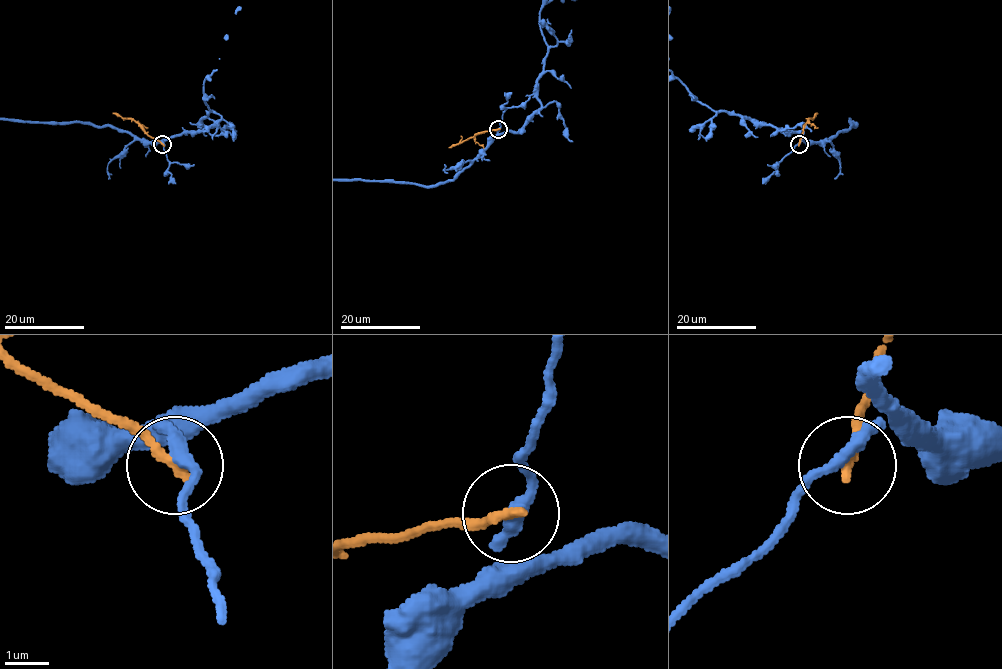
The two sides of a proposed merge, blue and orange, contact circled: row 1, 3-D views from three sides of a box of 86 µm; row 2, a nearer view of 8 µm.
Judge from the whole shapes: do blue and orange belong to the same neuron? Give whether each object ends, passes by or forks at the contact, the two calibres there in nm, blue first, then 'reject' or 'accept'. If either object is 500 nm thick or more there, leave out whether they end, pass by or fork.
blue forks | orange ends | 240/260 nm | reject

